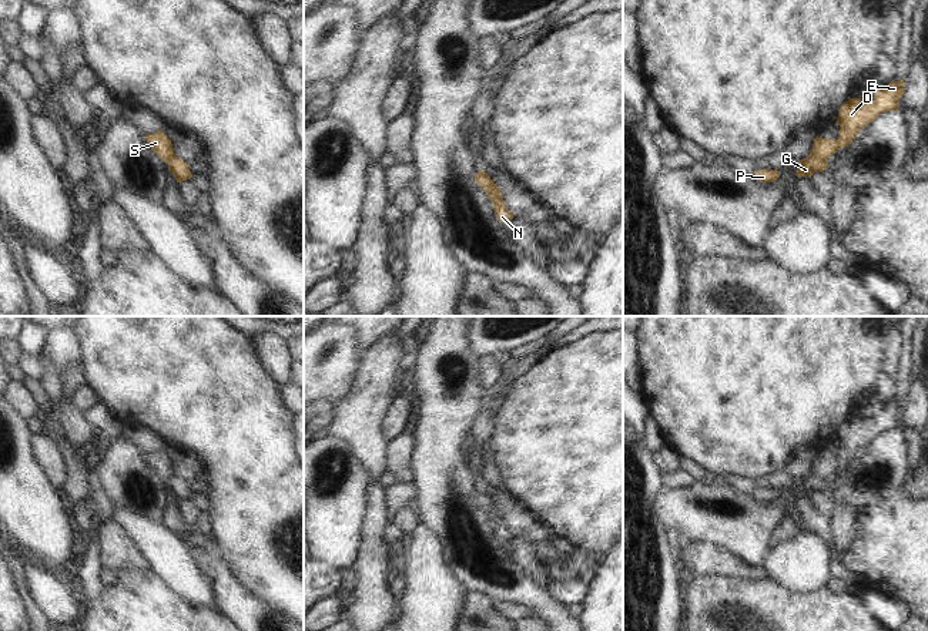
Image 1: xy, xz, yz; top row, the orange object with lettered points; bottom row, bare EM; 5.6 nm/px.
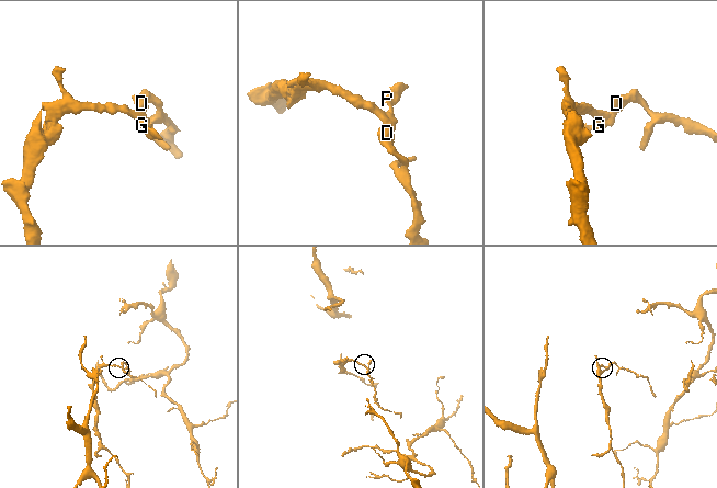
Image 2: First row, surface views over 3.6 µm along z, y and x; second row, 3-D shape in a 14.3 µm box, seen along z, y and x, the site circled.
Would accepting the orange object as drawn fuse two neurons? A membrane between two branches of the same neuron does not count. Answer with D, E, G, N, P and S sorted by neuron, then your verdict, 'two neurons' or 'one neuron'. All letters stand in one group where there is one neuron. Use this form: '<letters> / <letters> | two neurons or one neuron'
D E G N P / S | two neurons

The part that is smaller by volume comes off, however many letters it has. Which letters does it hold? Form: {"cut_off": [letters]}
{"cut_off": ["D", "E", "G", "N", "P"]}

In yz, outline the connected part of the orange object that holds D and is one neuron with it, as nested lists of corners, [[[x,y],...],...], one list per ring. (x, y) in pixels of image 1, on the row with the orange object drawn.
[[[891,81],[872,98],[850,98],[838,110],[840,125],[838,150],[848,147],[858,132],[880,114],[899,110],[899,98],[904,95],[905,83]]]

